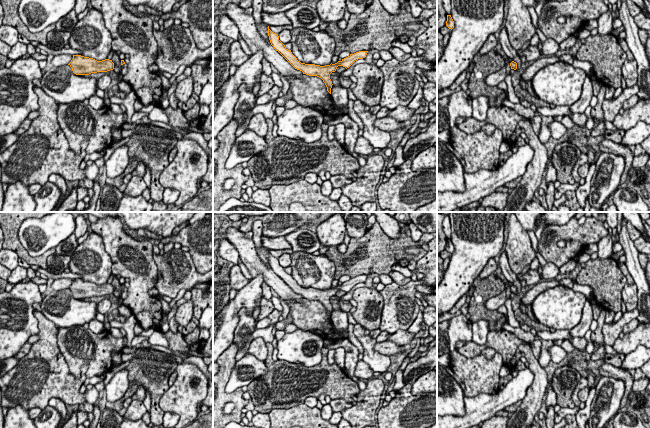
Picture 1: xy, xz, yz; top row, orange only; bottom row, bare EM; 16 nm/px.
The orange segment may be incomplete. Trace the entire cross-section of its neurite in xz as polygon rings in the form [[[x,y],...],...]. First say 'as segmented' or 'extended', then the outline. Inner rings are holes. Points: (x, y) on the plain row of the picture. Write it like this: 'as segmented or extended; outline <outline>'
as segmented; outline [[[268,250],[268,260],[271,269],[276,275],[278,275],[295,293],[300,294],[303,298],[309,300],[317,300],[323,304],[327,311],[327,315],[331,318],[332,305],[330,298],[335,296],[338,290],[343,290],[346,293],[349,292],[358,283],[366,281],[368,275],[359,275],[354,278],[350,278],[348,281],[338,285],[335,288],[320,290],[315,288],[305,288],[297,284],[292,278],[291,274],[288,274],[285,269],[279,264],[278,258],[272,256]]]

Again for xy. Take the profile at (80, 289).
as segmented; outline [[[73,279],[73,283],[68,289],[76,299],[89,299],[91,297],[107,296],[114,293],[112,284],[97,285],[81,279]]]

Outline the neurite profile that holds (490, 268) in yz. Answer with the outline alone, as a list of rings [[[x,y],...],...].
[[[491,258],[487,264],[485,265],[485,267],[482,269],[479,278],[480,279],[484,279],[492,274],[494,274],[496,272],[497,269],[497,264],[494,260],[494,258]]]

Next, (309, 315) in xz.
[[[303,298],[298,301],[285,301],[289,306],[292,324],[298,329],[320,335],[323,339],[335,340],[346,339],[341,332],[337,331],[327,315],[323,304],[317,300]]]

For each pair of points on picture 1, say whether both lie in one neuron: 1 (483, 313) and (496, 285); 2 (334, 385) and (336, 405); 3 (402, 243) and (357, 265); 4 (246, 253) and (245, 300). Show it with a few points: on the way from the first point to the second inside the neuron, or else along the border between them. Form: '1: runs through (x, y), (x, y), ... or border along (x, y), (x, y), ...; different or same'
1: runs through (481, 306), (481, 299), (489, 291); same
2: border along (332, 399), (344, 399), (350, 403); different
3: runs through (391, 251), (368, 254); same
4: border along (253, 278), (260, 274), (264, 281); different

